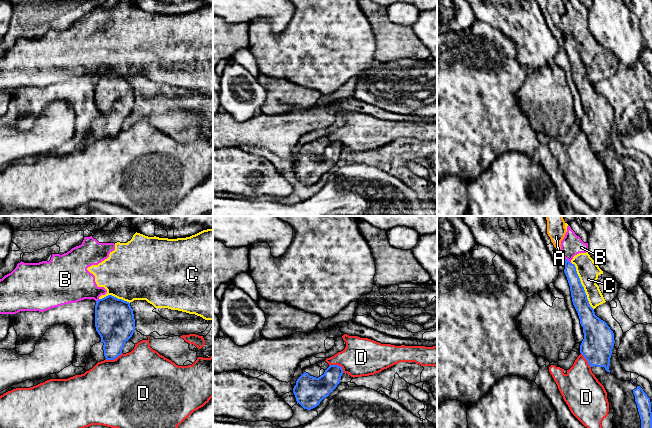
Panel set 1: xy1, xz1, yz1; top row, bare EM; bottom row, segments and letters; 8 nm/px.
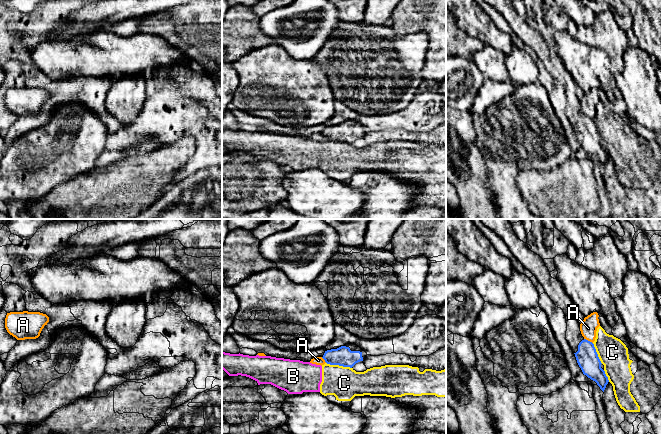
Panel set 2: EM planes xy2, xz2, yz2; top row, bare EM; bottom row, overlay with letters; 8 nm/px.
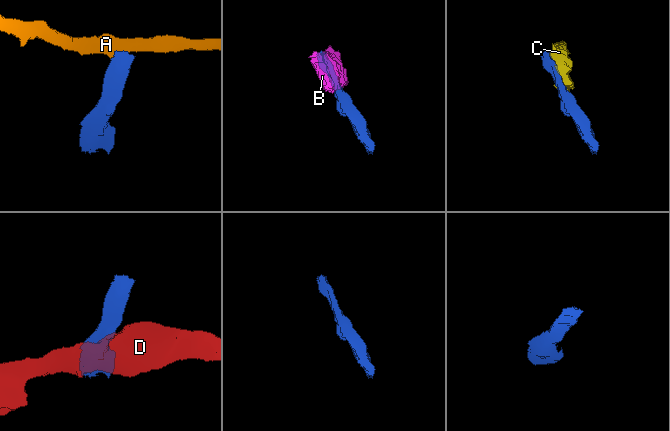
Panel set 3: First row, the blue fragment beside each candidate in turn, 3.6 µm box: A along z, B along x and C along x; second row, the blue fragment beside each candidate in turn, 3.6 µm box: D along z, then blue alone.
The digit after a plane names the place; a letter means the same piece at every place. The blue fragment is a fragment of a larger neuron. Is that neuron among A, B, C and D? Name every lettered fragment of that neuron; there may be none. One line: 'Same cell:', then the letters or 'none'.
Same cell: none

